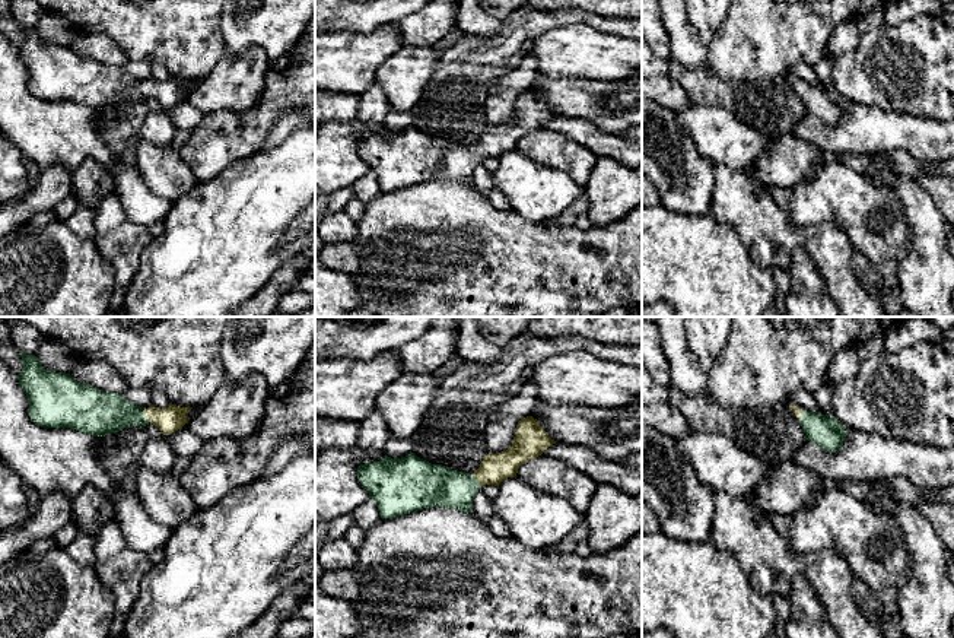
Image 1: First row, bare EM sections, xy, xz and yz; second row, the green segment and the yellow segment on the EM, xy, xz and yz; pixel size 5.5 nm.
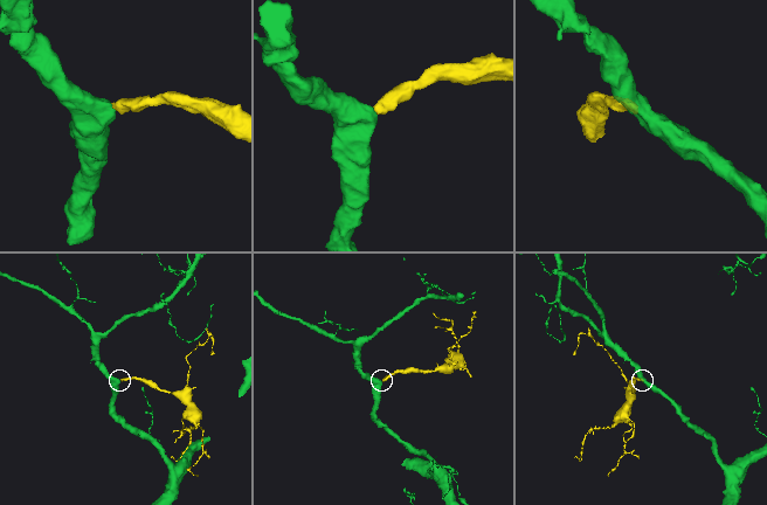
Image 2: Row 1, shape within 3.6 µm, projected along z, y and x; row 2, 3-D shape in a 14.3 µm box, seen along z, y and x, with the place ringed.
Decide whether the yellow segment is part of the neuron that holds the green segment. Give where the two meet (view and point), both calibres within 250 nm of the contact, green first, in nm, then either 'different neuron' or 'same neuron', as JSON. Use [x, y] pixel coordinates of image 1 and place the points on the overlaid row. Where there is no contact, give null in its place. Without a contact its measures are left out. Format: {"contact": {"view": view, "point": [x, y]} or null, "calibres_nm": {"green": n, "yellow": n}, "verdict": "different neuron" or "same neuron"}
{"contact": {"view": "xz", "point": [477, 481]}, "calibres_nm": {"green": 240, "yellow": 160}, "verdict": "same neuron"}

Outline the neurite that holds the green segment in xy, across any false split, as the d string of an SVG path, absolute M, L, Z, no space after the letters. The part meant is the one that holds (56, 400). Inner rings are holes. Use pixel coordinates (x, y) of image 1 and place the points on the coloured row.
M19 350L23 369L18 374L29 400L29 418L44 428L70 428L93 437L115 434L128 426L153 423L163 435L188 423L190 406L141 409L123 397L77 383L70 374L45 369L35 355Z

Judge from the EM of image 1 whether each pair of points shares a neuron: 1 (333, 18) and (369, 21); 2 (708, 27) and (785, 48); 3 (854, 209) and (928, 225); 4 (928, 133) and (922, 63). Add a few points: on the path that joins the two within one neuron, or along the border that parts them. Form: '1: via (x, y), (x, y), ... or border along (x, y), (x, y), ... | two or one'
1: via (342, 18), (361, 18) | one
2: border along (727, 15), (708, 45), (687, 19) | two
3: border along (889, 190), (899, 203), (909, 231) | two
4: border along (893, 111), (938, 120) | two

